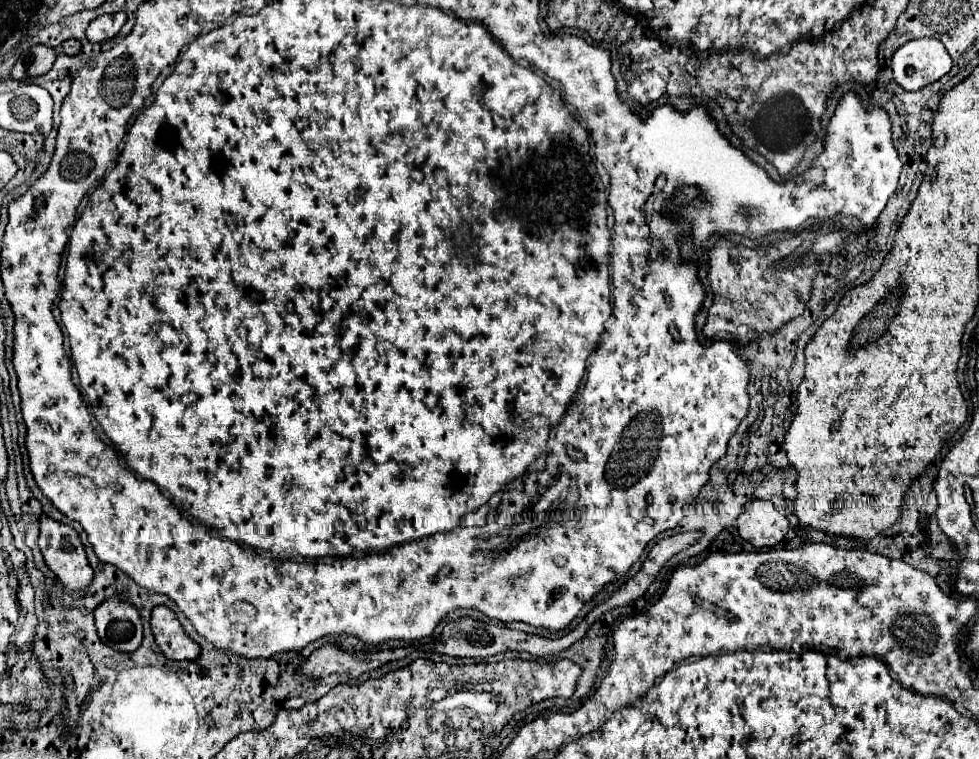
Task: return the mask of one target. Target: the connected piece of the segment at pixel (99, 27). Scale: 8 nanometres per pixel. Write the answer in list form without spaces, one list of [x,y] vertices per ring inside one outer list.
[[[123,11],[113,13],[113,15],[101,15],[99,19],[95,19],[87,27],[87,39],[91,43],[109,41],[109,39],[113,39],[121,31],[121,27],[125,25],[125,21],[127,21],[127,15]]]

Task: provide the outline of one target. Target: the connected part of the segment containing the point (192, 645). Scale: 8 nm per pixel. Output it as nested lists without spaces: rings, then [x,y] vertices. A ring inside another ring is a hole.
[[[155,607],[151,613],[151,629],[155,643],[163,651],[163,655],[171,661],[195,659],[201,649],[199,645],[183,631],[175,613],[169,607]]]

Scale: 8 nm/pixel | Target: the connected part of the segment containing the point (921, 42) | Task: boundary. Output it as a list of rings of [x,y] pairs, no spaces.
[[[913,39],[893,55],[895,81],[907,91],[919,91],[951,71],[951,55],[939,39]]]

